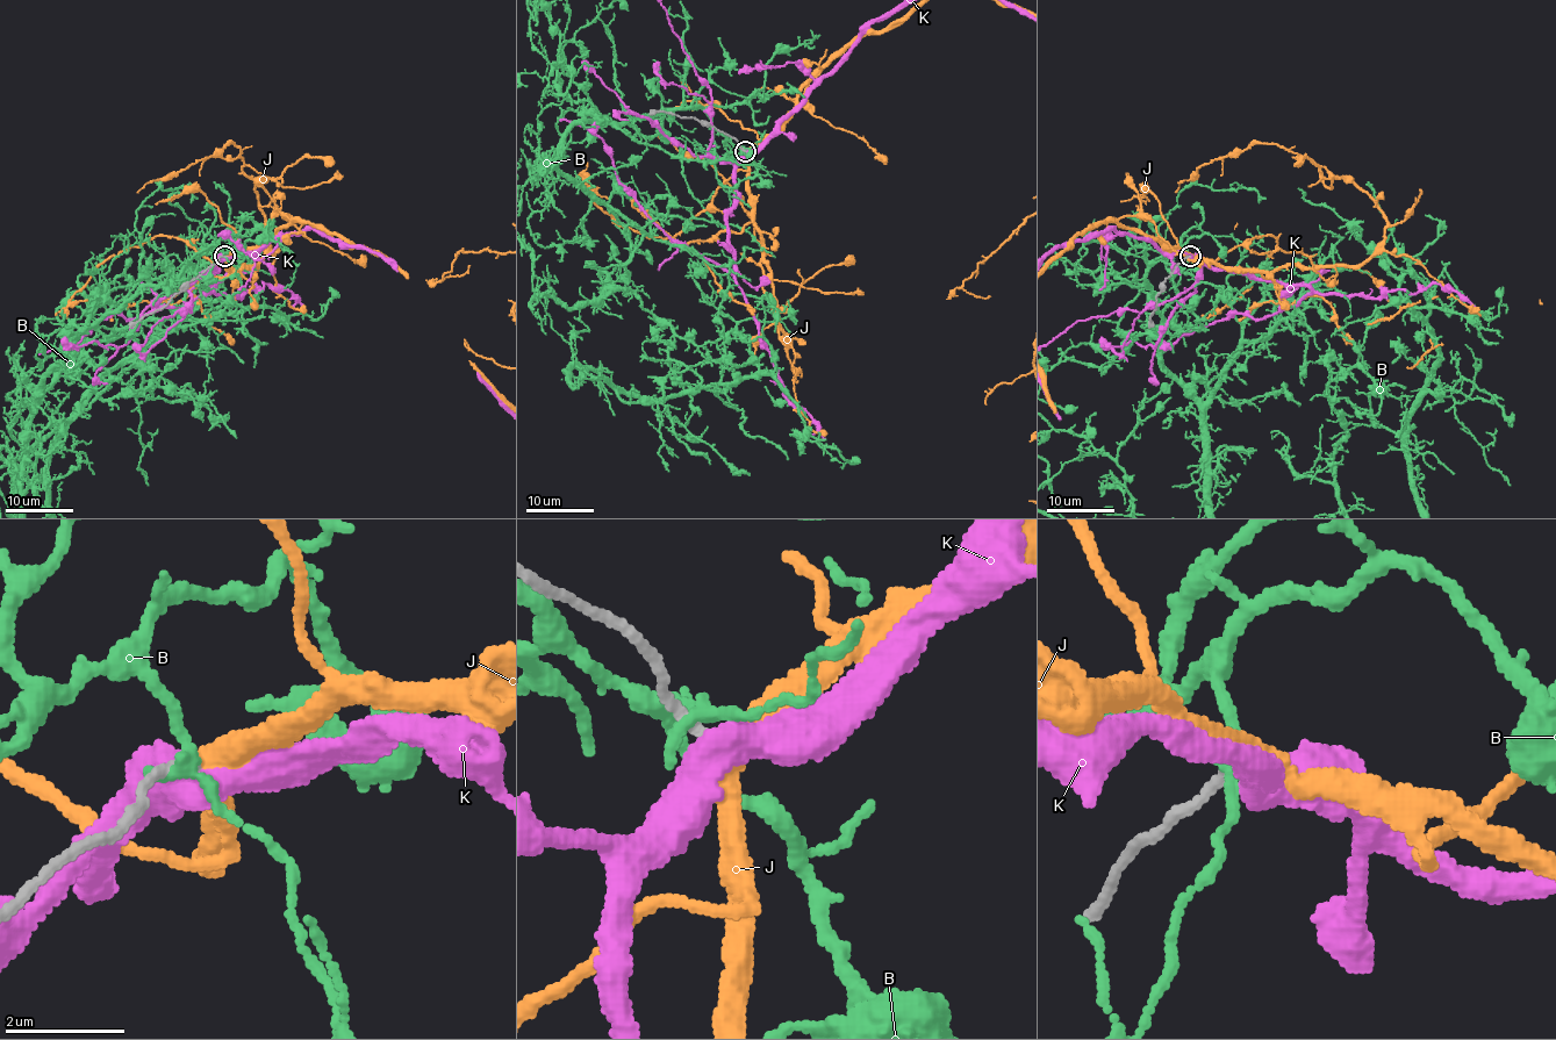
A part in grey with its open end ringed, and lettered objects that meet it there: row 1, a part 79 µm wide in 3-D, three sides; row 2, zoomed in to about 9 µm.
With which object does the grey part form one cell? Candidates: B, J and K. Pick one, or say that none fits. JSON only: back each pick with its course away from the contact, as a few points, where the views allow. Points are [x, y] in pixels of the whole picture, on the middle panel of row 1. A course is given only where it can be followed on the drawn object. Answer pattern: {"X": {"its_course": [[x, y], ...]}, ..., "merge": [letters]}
{"merge": ["J"]}

